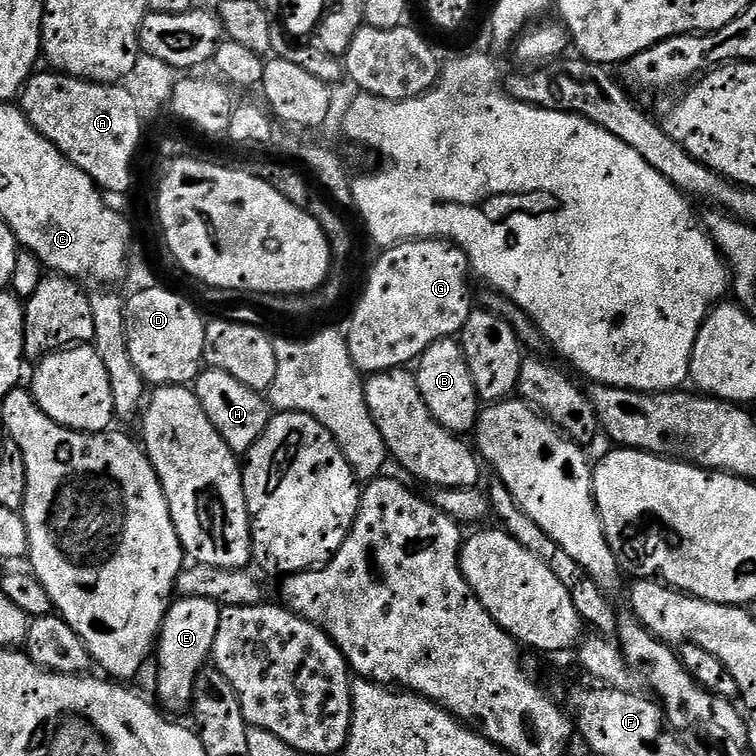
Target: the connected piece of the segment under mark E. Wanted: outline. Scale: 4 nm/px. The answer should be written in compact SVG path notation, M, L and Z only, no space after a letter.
M182 596L169 607L164 616L156 641L154 665L156 664L156 692L161 700L159 703L169 713L180 712L183 708L185 711L191 705L198 674L209 663L214 638L218 638L220 610L221 605L210 598Z

